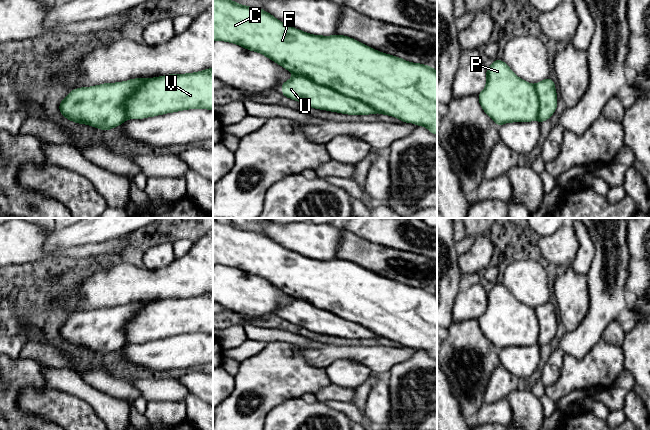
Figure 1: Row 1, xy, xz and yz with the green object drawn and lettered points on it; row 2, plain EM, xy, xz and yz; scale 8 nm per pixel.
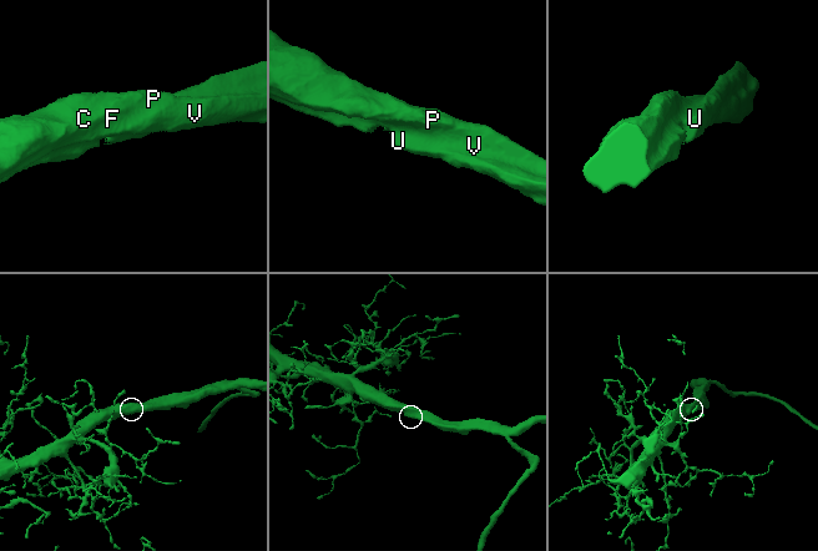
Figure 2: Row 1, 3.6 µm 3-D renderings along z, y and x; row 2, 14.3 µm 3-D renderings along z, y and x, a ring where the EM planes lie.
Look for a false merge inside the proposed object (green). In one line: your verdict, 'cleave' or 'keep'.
keep

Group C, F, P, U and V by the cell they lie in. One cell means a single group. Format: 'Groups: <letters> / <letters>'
Groups: C F P U V

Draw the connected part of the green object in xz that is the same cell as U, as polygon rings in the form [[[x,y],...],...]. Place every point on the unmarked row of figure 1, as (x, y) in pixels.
[[[217,220],[213,221],[213,265],[216,264],[237,268],[247,274],[263,278],[265,281],[293,297],[294,299],[288,305],[281,308],[282,319],[284,321],[306,328],[314,333],[338,336],[341,338],[369,339],[380,337],[398,342],[401,346],[413,347],[416,350],[424,350],[430,355],[430,357],[437,359],[437,296],[432,290],[408,286],[405,283],[382,277],[381,275],[375,274],[356,263],[345,259],[323,260],[308,258],[305,255],[286,249],[284,246],[279,245],[272,238],[264,235],[260,231],[241,229],[234,224],[222,224]]]

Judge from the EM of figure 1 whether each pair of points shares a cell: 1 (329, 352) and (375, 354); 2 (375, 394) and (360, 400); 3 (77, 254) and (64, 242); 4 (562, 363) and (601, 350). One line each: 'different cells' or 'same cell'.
1: same cell
2: different cells
3: different cells
4: same cell

